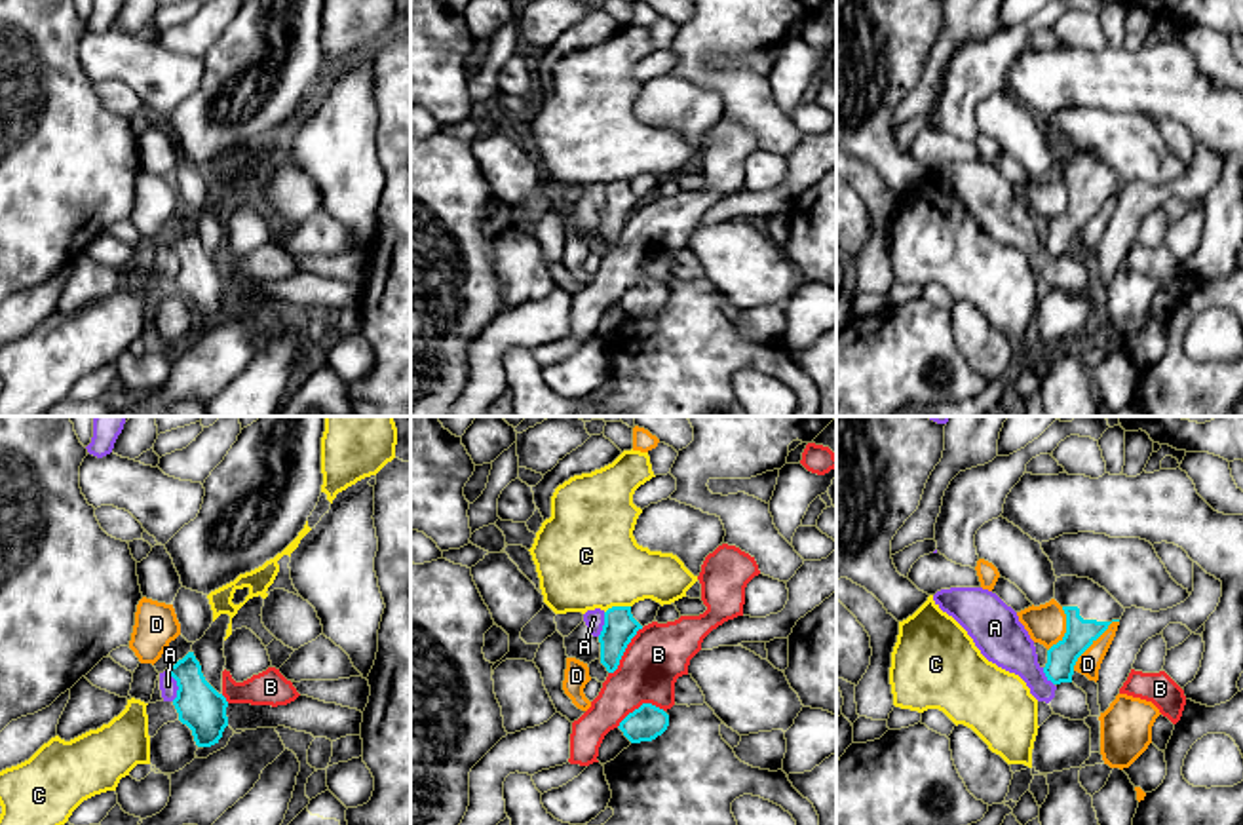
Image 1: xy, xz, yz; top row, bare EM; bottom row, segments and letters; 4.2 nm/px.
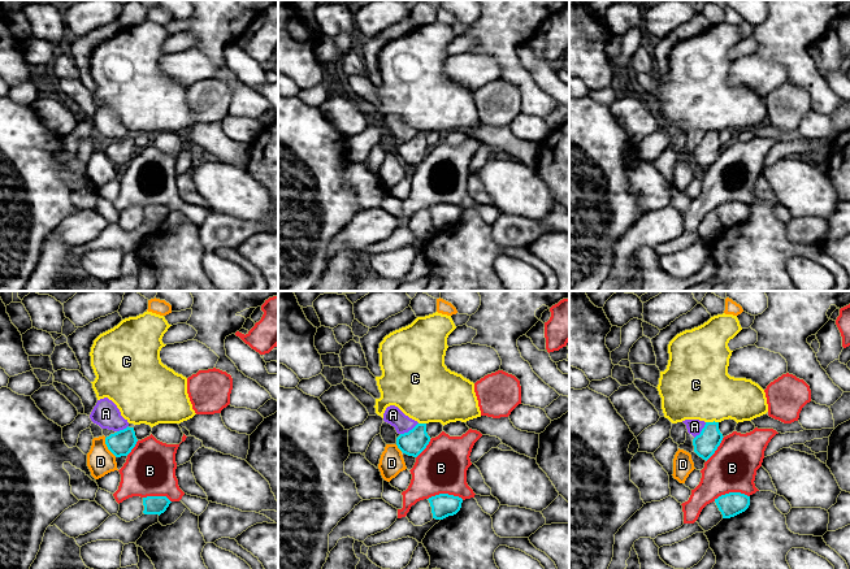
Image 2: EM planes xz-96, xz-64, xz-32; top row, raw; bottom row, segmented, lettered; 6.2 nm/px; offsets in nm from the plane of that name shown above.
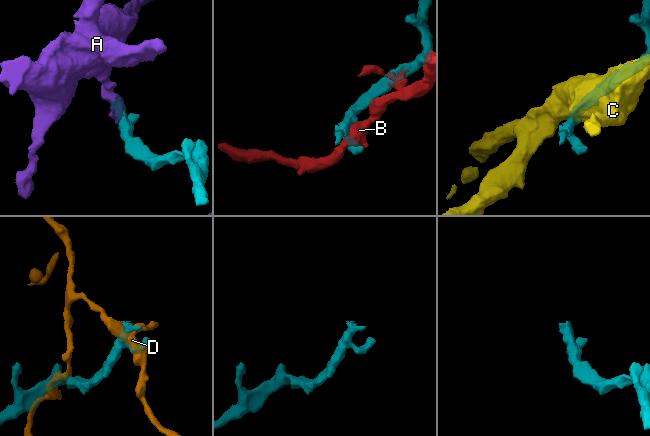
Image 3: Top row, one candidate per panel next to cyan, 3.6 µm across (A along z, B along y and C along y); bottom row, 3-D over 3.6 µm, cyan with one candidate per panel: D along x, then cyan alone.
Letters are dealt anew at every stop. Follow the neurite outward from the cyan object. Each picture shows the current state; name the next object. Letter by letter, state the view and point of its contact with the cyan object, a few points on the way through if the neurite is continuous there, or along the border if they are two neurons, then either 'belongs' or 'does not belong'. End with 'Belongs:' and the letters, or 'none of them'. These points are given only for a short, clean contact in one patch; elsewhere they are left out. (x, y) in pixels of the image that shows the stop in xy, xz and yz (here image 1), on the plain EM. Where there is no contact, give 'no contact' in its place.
A: xy (177, 259) | along xy (166, 244), (177, 261), (173, 274) | does not belong
B: xz (624, 225) | does not belong
C: xz (616, 181) | along xz (630, 179), (612, 179), (605, 187) | does not belong
D: yz (1091, 217) | does not belong
Belongs: none of them

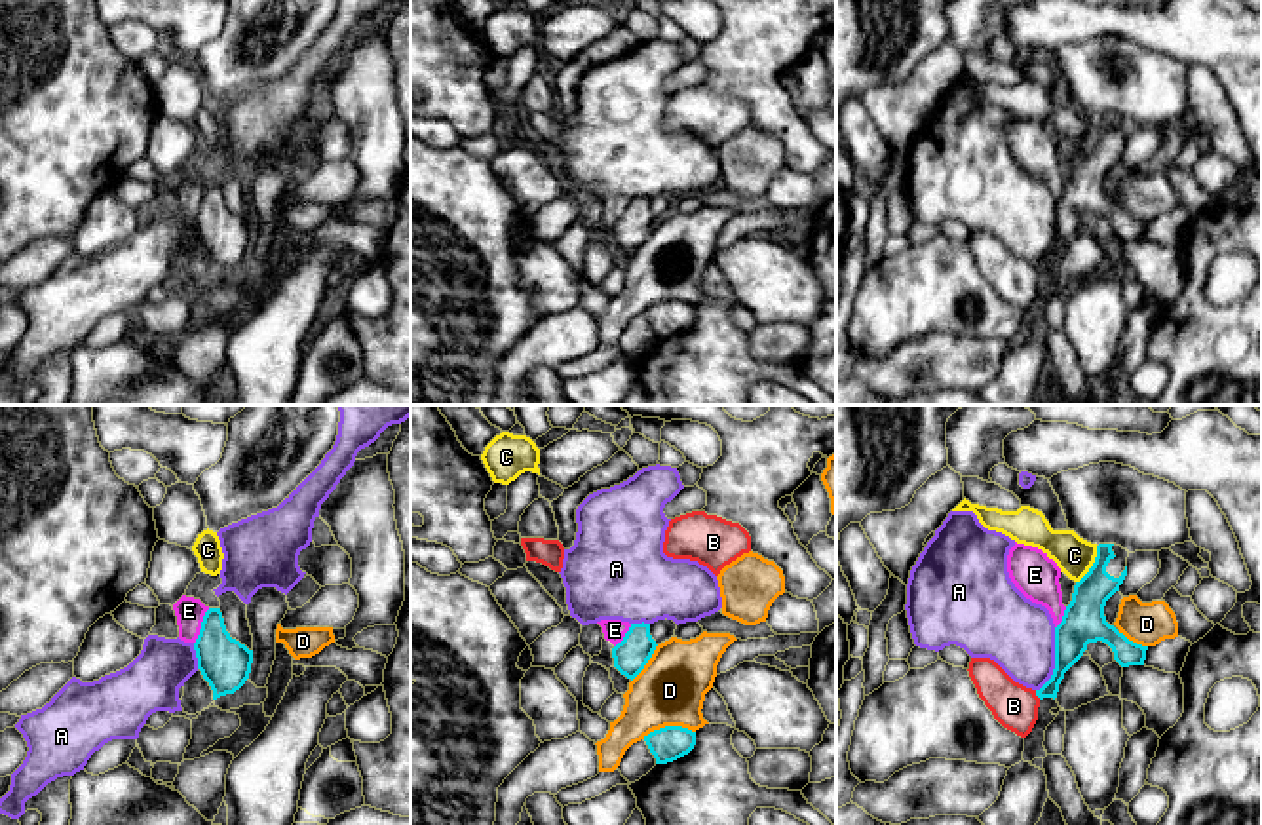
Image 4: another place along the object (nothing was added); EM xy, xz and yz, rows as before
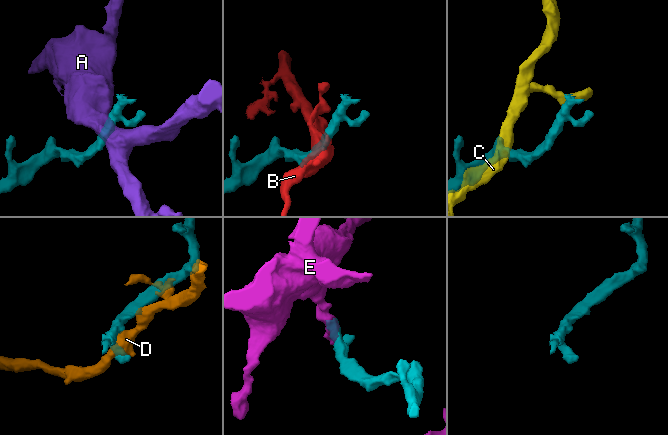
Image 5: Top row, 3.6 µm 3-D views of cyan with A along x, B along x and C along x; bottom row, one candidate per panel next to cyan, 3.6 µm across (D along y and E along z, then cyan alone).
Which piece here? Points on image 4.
A: yz (1055, 234) | along yz (1055, 202), (1055, 242), (1036, 265) | does not belong
B: yz (1036, 268) | along yz (1034, 265), (1040, 272) | does not belong
C: yz (1093, 139) | along yz (1097, 120), (1093, 139), (1076, 156) | does not belong
D: xz (668, 301) | does not belong
E: xy (202, 200) | along xy (210, 183), (194, 217) | does not belong
Belongs: none of them

